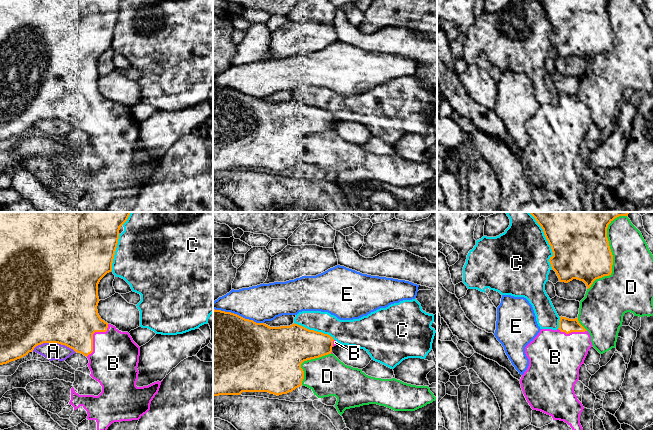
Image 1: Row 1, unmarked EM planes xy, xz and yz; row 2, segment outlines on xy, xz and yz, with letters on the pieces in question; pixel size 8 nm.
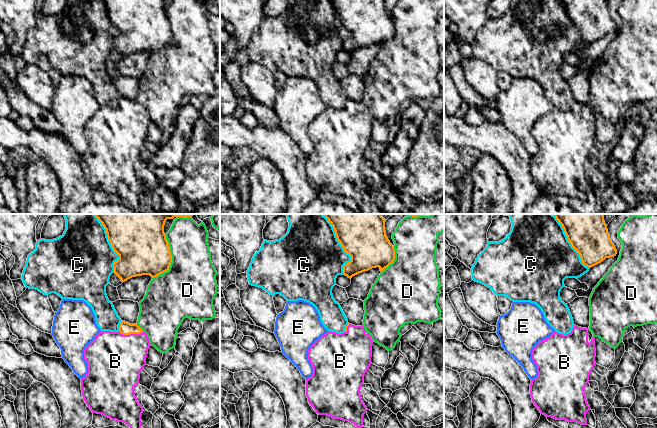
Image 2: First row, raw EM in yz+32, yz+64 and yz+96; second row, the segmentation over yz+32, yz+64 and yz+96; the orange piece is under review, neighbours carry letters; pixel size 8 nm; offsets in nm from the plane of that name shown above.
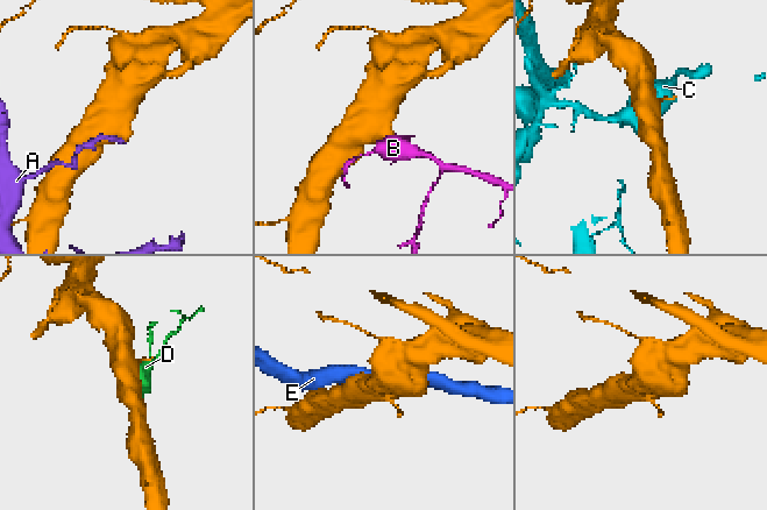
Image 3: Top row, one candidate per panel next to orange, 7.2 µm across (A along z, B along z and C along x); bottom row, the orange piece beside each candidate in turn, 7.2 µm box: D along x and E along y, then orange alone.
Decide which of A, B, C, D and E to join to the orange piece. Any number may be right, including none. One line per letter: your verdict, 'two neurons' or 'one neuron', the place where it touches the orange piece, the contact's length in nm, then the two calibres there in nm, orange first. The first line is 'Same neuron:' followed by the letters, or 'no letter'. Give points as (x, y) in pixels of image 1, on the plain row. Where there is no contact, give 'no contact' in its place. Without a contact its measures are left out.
Same neuron: B
A: two neurons | xy (54, 118) | 360 nm | 500/140 nm
B: one neuron | xy (92, 112) | 320 nm | 460/380 nm
C: two neurons | yz (550, 21) | 380 nm | 440/460 nm
D: two neurons | yz (612, 37) | 550 nm | 440/360 nm
E: two neurons | xz (238, 91) | 420 nm | 500/300 nm

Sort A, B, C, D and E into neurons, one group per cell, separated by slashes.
A D / B / C / E

